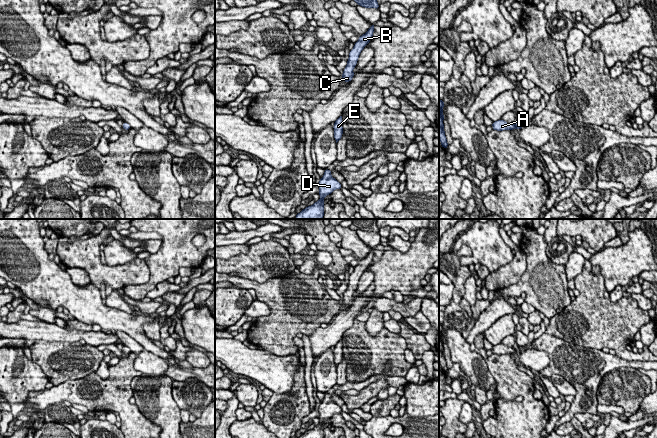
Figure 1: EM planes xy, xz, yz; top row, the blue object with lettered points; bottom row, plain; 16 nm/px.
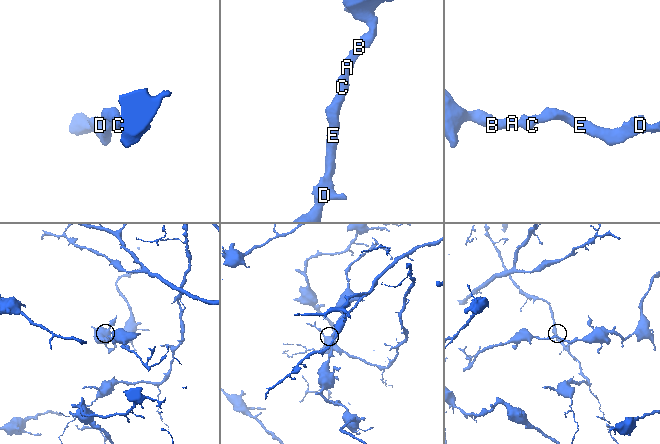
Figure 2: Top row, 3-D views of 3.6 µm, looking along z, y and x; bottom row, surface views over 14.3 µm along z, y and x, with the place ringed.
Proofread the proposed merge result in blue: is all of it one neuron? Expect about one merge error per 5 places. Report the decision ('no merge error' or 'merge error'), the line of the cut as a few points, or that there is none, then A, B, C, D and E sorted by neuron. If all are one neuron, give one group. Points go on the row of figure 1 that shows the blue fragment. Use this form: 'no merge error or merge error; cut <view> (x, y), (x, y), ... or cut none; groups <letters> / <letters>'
no merge error; cut none; groups A B C D E

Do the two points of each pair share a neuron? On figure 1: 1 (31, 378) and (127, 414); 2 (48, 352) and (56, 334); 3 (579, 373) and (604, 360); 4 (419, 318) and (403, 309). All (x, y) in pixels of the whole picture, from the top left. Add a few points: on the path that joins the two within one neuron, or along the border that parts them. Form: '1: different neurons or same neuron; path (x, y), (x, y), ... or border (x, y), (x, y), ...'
1: different neurons; border (45, 388), (39, 391), (31, 391), (25, 401)
2: different neurons; border (35, 339), (76, 342)
3: same neuron; path (585, 367), (598, 363)
4: different neurons; border (420, 310), (413, 316), (403, 317)

